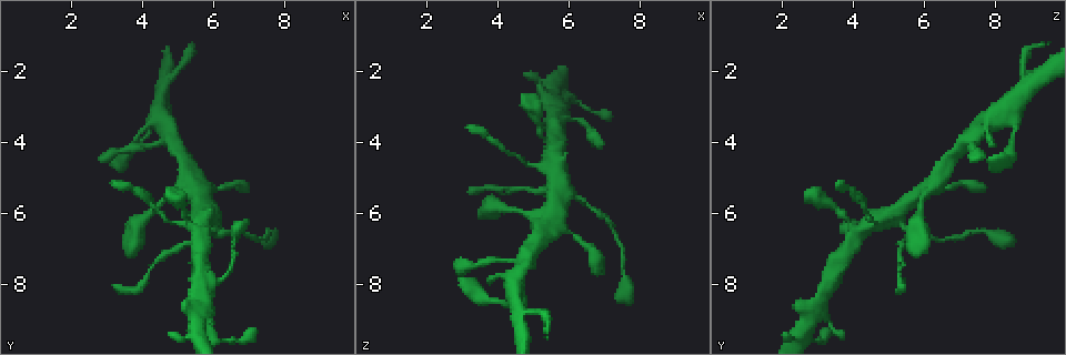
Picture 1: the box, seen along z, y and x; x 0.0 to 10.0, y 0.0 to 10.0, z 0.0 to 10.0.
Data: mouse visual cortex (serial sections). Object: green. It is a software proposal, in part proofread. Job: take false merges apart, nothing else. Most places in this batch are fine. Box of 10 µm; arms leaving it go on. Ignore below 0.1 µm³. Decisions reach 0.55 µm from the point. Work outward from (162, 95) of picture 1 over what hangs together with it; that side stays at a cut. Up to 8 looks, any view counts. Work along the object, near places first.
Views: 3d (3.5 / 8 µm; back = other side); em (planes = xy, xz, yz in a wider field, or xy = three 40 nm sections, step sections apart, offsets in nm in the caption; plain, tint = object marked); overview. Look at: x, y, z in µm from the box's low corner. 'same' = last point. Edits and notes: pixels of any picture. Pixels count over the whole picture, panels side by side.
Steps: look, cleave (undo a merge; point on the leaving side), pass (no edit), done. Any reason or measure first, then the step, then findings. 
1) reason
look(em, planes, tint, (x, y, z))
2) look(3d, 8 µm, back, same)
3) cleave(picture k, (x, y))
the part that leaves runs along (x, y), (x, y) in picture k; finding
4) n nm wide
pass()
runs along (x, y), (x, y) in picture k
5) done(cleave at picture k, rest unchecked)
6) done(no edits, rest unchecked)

thick turns thin
look(3d, 3.5 µm, back, (3.65, 4.30, 8.35))

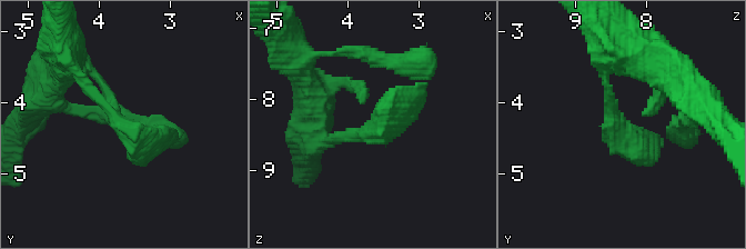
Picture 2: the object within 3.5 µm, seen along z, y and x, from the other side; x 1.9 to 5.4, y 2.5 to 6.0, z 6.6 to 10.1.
look(em, xy, step 1, tint, (3.70, 4.30, 8.40))

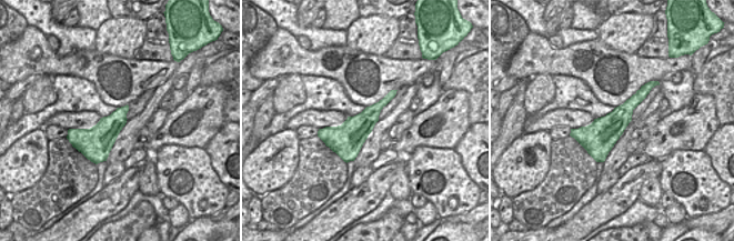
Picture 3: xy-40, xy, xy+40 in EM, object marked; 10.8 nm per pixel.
340 nm wide
pass()
runs along (645, 88), (601, 133), (573, 133) in picture 3; all the same cell

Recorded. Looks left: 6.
thick turns thin
look(3d, 8 µm, (6.25, 6.60, 5.60))

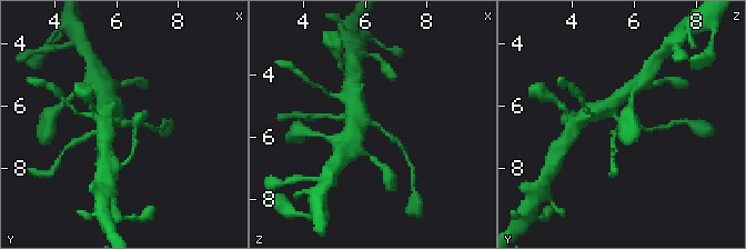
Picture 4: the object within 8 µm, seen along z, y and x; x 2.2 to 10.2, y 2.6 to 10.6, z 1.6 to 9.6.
look(3d, 3.5 µm, same)

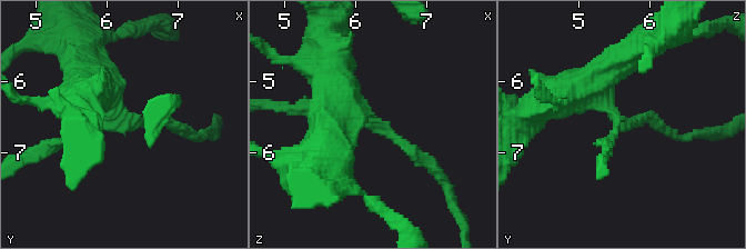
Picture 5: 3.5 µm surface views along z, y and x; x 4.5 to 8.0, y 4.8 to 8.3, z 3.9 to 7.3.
look(em, planes, tint, (6.25, 6.50, 5.55))

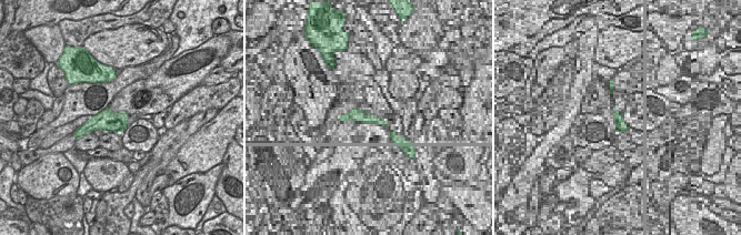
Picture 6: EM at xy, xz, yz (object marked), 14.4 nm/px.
cleave(picture 5, (396, 139))
the part that leaves runs along (370, 122), (429, 162), (439, 177) in picture 5; a second cell is stuck on

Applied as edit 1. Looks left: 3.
see it whole again
look(overview)

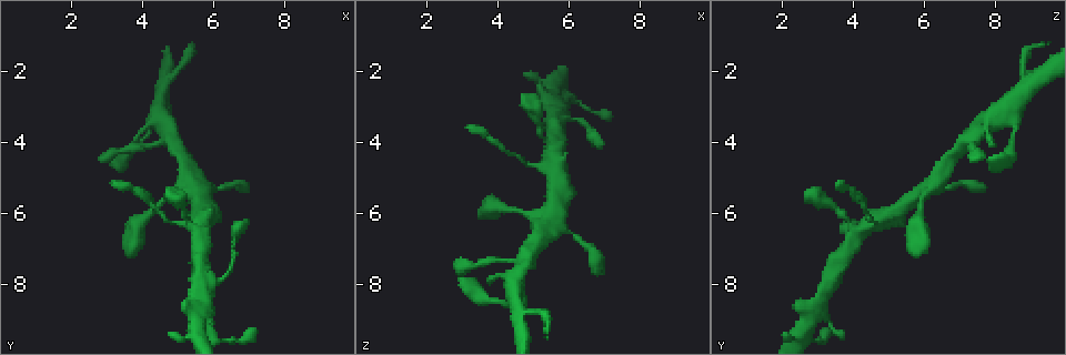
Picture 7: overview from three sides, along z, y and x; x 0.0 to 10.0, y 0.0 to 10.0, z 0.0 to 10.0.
calibre changes
look(em, xy, step 2, tint, (5.55, 9.45, 2.65))

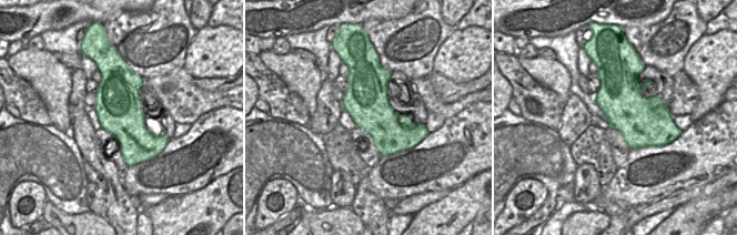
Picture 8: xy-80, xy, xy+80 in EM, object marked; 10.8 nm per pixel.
look(3d, 3.5 µm, back, same)

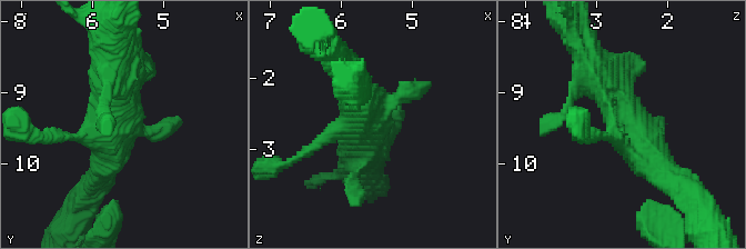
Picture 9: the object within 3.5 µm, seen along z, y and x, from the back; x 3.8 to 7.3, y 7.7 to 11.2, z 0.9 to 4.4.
pass()
runs along (114, 58), (124, 116), (60, 137) in picture 9; continuous, no second cell

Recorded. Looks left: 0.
done(cleave at picture 5, rest unchecked)

